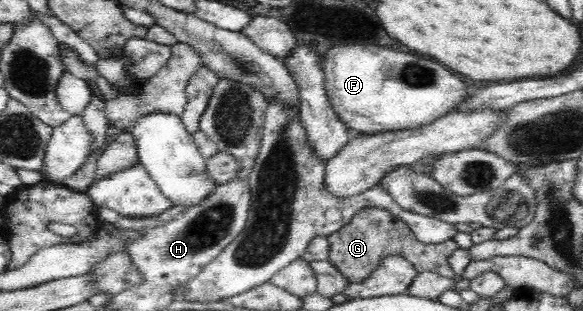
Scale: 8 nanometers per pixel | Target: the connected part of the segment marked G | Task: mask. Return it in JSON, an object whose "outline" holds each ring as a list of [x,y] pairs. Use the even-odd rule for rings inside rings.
{"outline":[[[362,208],[356,212],[350,224],[347,224],[341,231],[328,236],[328,242],[330,242],[329,261],[351,283],[359,283],[368,279],[374,273],[374,269],[386,257],[392,257],[392,255],[407,259],[419,273],[434,271],[442,277],[453,278],[455,276],[448,263],[448,258],[456,249],[459,249],[456,240],[450,239],[443,243],[434,244],[422,243],[415,237],[415,234],[408,228],[404,220],[398,218],[386,208]]]}

